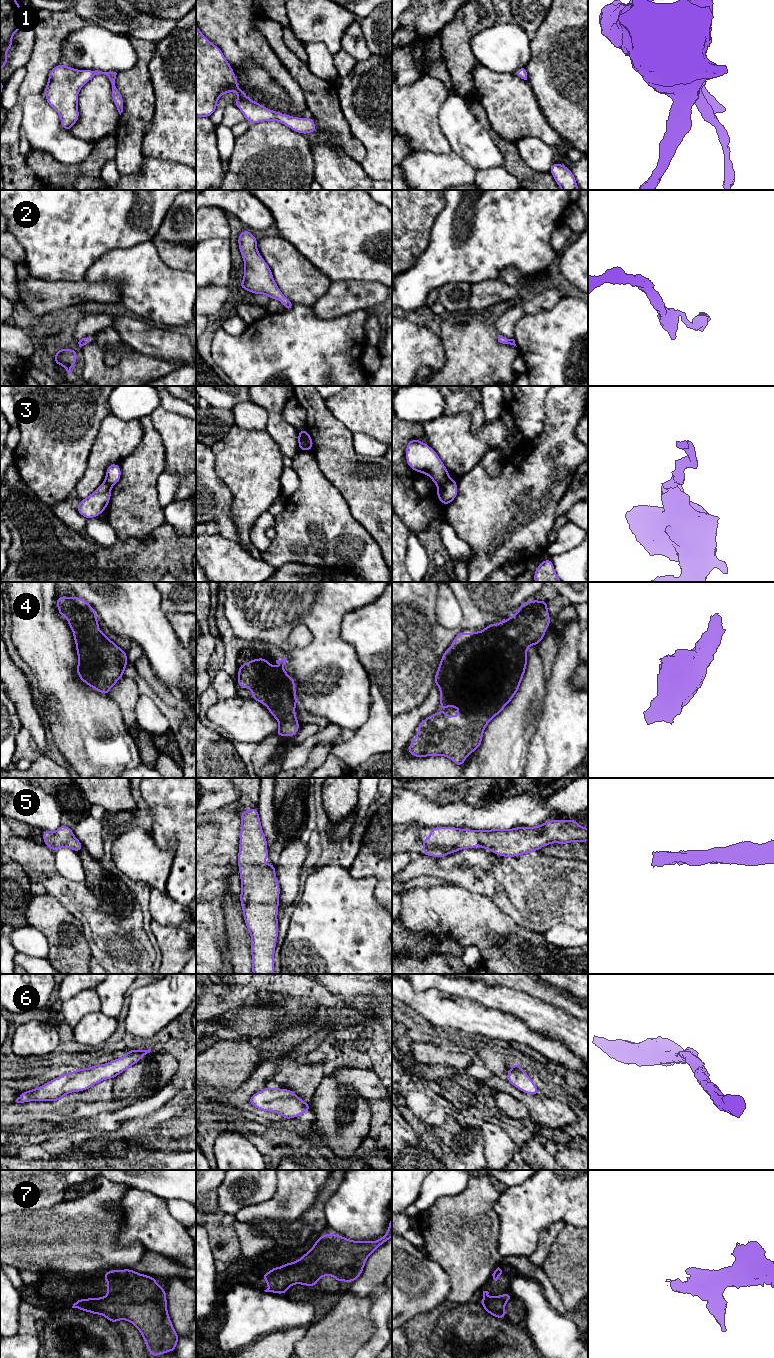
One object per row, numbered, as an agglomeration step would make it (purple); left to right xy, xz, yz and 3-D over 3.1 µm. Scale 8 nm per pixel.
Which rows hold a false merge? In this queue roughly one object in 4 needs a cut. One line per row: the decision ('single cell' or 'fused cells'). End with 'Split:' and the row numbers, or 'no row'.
1: single cell
2: single cell
3: fused cells
4: single cell
5: single cell
6: single cell
7: single cell
Split: 3

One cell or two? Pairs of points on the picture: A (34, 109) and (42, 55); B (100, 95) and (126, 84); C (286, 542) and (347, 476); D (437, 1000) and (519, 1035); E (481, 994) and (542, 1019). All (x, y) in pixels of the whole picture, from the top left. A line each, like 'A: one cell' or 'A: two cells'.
A: two cells
B: two cells
C: two cells
D: one cell
E: one cell

